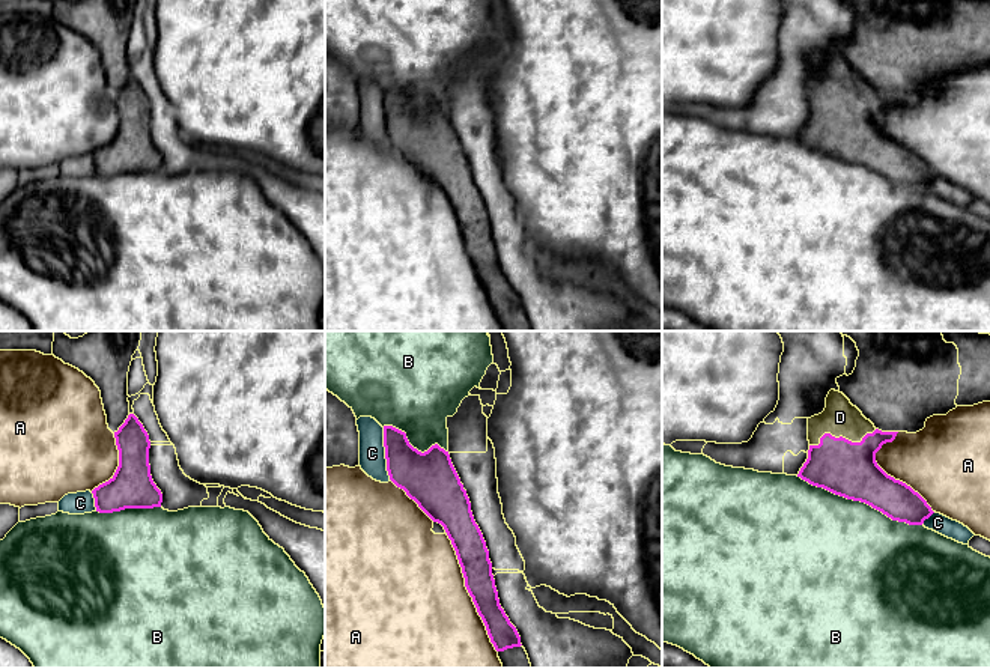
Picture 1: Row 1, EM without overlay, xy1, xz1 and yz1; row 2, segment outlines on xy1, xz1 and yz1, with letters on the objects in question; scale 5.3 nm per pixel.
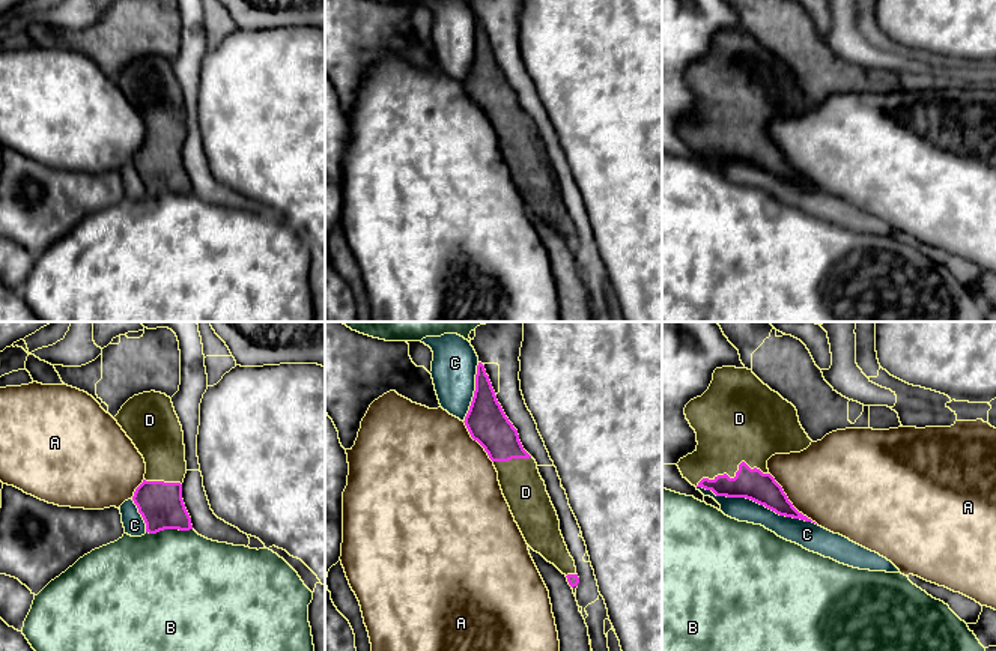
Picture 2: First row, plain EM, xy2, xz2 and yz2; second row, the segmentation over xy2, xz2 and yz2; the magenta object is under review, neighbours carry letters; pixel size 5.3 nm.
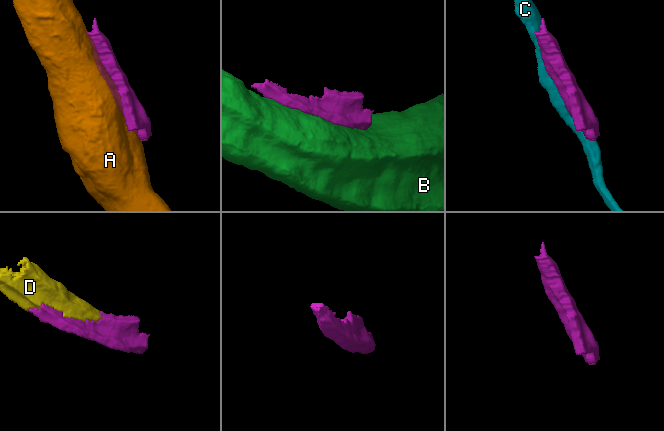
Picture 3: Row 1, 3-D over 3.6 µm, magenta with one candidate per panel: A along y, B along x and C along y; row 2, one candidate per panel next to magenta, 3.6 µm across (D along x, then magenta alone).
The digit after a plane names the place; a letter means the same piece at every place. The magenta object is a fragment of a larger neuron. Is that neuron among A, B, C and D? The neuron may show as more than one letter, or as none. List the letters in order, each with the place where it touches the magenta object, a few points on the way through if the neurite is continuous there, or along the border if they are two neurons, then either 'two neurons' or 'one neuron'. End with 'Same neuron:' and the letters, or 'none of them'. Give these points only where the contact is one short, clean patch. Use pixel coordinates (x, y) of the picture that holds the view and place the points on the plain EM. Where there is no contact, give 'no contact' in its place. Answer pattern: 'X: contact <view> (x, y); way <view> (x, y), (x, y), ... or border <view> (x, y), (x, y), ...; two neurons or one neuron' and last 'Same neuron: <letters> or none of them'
A: contact xz1 (468, 255); two neurons
B: contact yz1 (859, 163); two neurons
C: contact yz2 (757, 166); two neurons
D: contact yz2 (736, 139); one neuron
Same neuron: D

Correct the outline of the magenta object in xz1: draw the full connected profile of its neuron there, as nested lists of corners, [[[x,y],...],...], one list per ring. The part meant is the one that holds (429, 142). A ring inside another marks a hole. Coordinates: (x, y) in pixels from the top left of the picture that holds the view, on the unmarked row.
[[[384,89],[384,110],[390,143],[441,187],[451,203],[465,250],[503,331],[531,331],[521,299],[500,268],[489,214],[448,114],[435,107],[421,116],[393,89]]]

